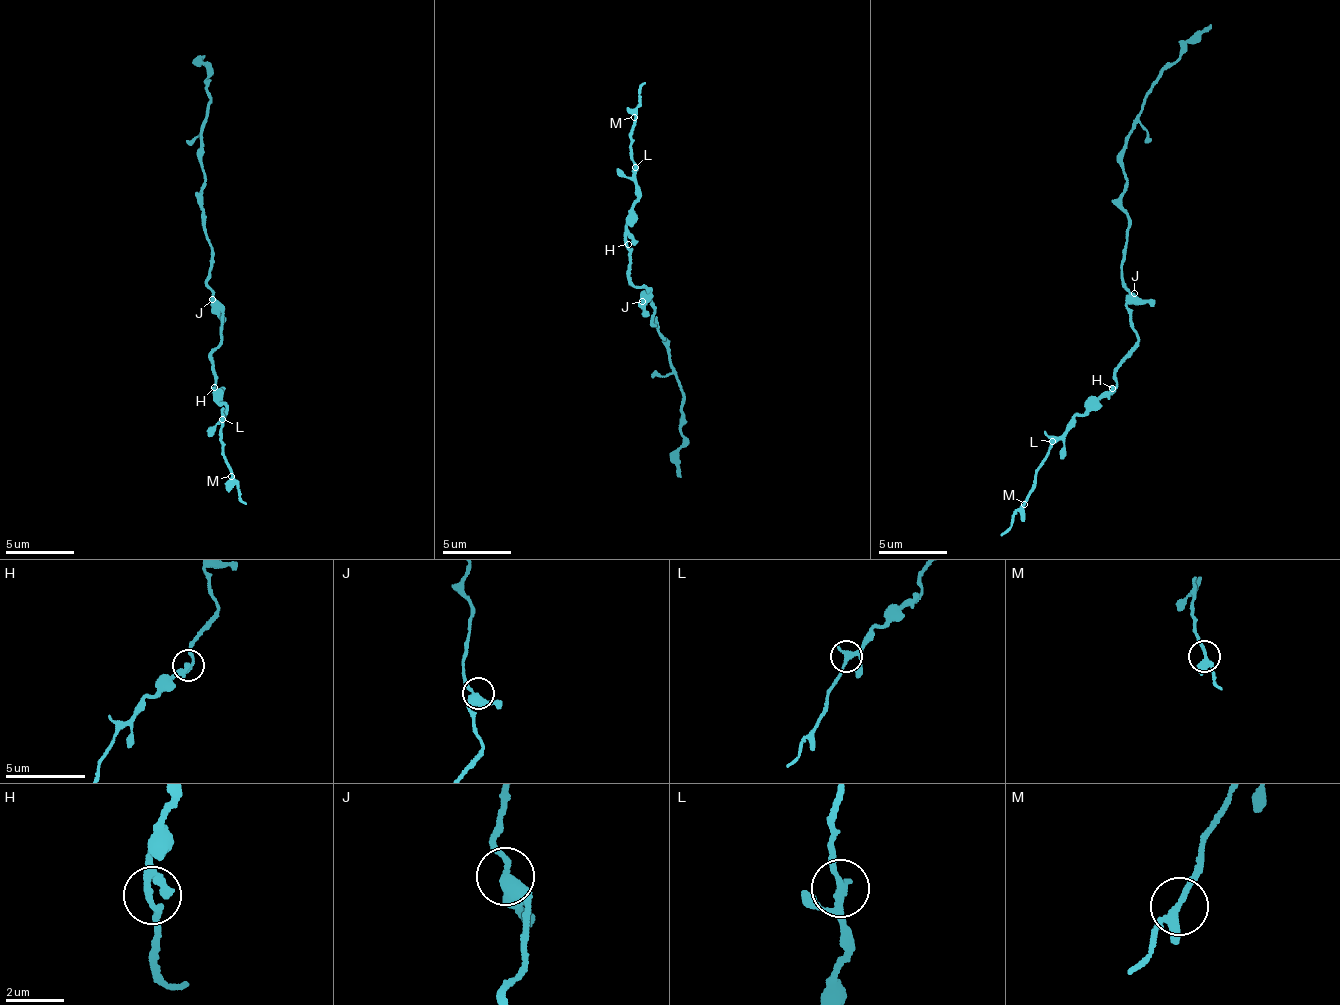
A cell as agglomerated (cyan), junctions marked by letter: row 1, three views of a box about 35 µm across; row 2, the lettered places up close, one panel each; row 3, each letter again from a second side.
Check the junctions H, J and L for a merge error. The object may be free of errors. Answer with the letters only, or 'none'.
none

